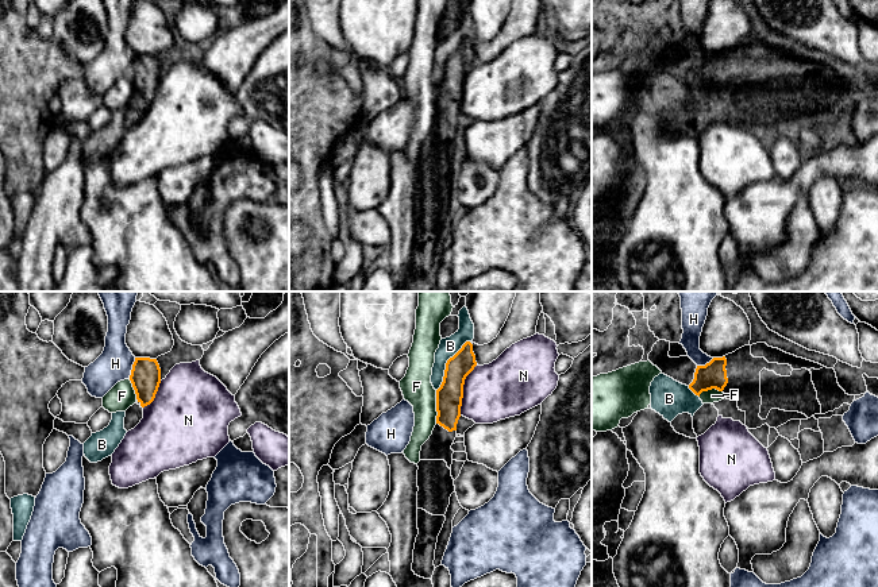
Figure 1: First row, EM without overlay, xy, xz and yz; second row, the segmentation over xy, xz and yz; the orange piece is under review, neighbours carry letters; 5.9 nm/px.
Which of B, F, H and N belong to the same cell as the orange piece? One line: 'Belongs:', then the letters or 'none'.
Belongs: none

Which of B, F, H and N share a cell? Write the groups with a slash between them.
B / F / H / N

